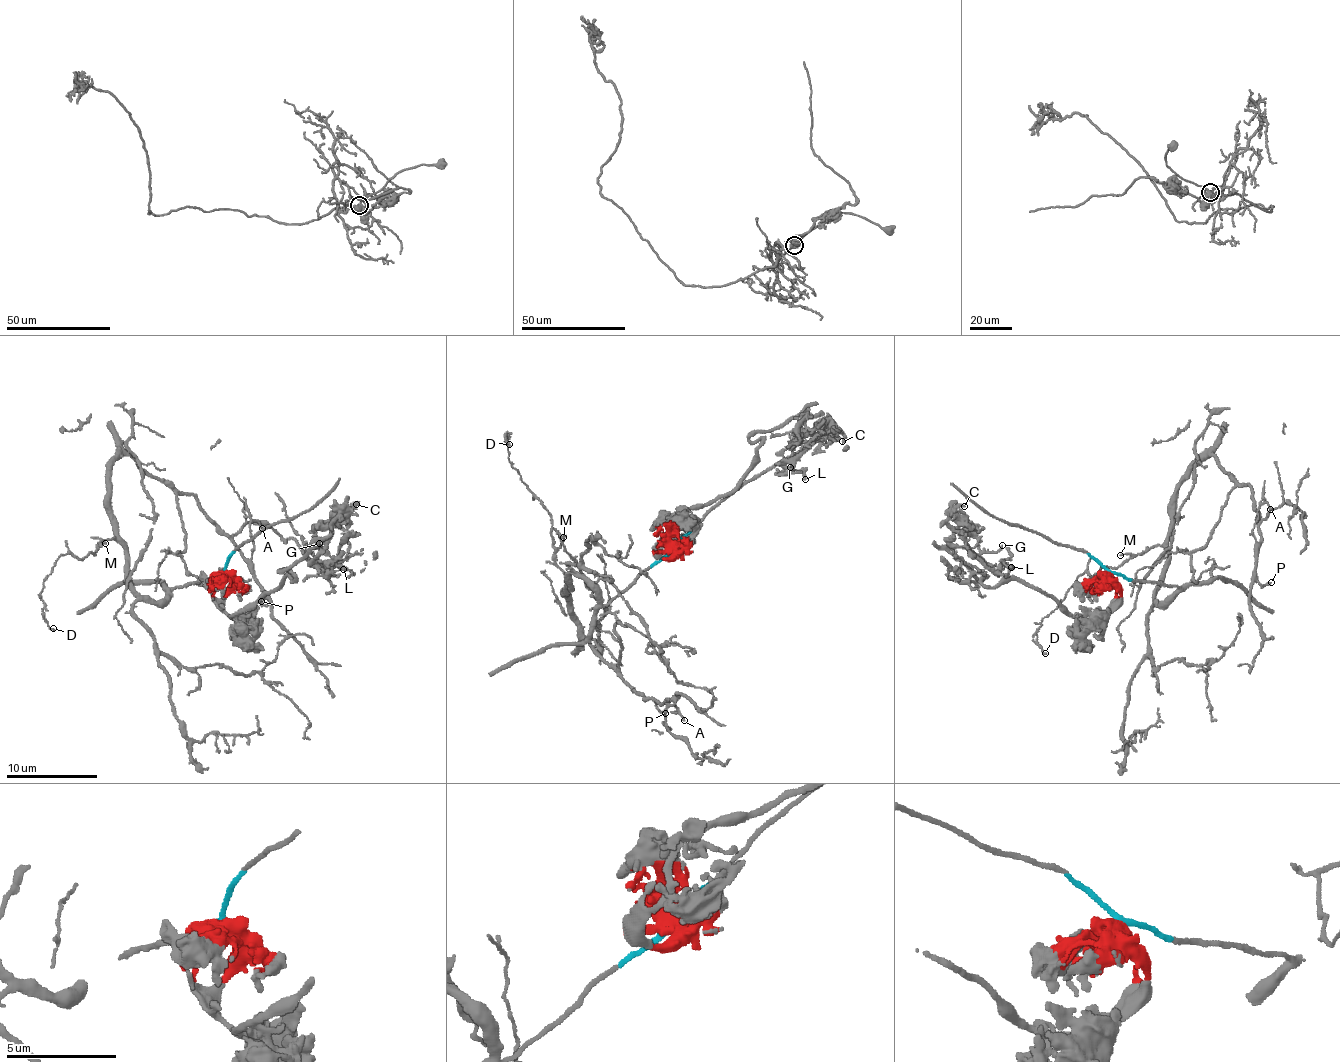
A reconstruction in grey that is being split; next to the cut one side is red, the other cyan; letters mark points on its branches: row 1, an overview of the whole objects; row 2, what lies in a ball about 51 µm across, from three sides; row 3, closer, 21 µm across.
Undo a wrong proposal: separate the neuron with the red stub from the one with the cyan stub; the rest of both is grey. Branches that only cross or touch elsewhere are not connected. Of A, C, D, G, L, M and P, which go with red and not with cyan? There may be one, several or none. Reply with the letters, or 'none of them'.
C, G, L

